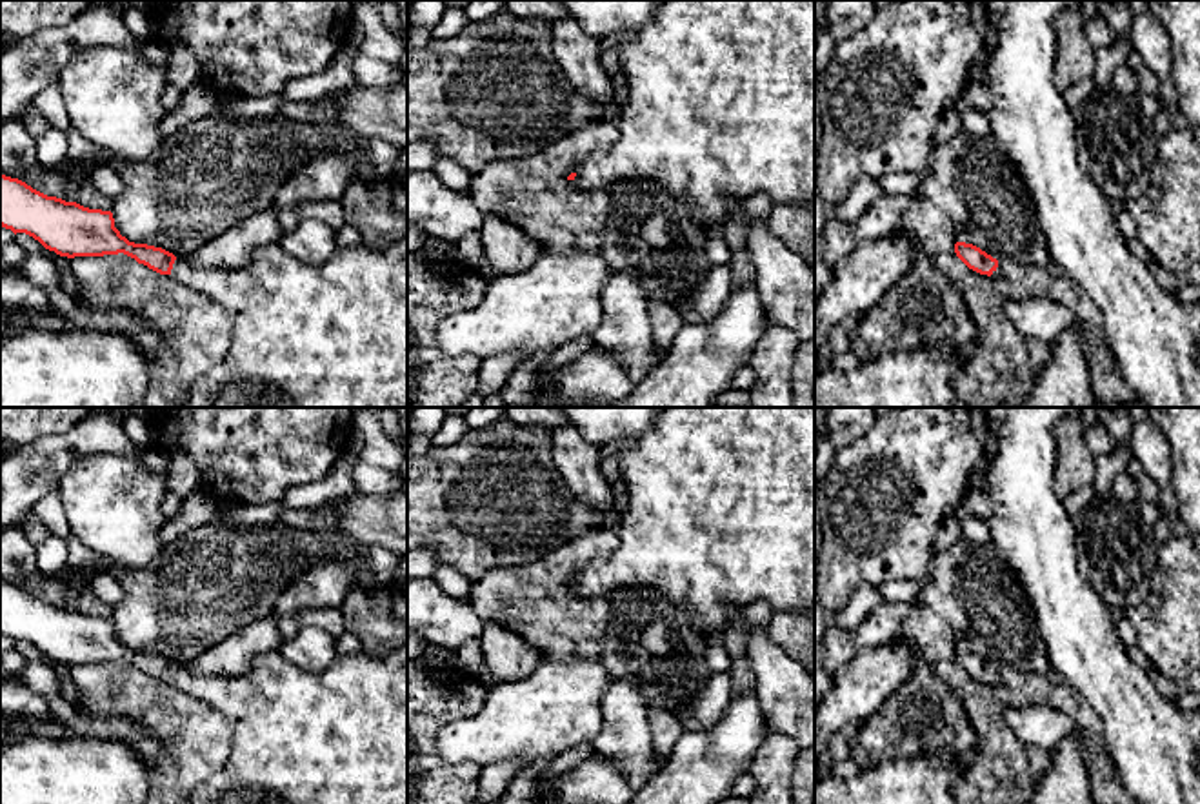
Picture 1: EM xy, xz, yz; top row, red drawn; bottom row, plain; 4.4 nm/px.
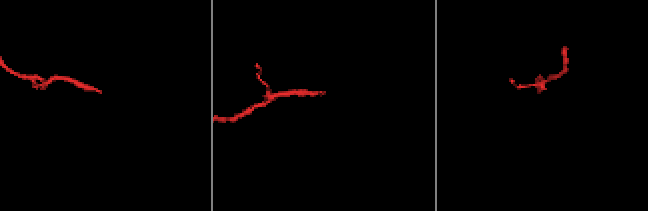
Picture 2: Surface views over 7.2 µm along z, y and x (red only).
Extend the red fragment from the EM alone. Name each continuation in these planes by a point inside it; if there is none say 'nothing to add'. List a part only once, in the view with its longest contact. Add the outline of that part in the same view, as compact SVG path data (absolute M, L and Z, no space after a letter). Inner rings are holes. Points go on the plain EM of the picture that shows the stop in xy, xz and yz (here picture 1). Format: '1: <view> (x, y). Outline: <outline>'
1: xy (337, 737). Outline: M407 648L387 657L362 649L336 655L322 673L305 673L267 651L244 675L196 675L176 666L171 684L211 704L231 726L225 766L193 789L189 804L407 804Z

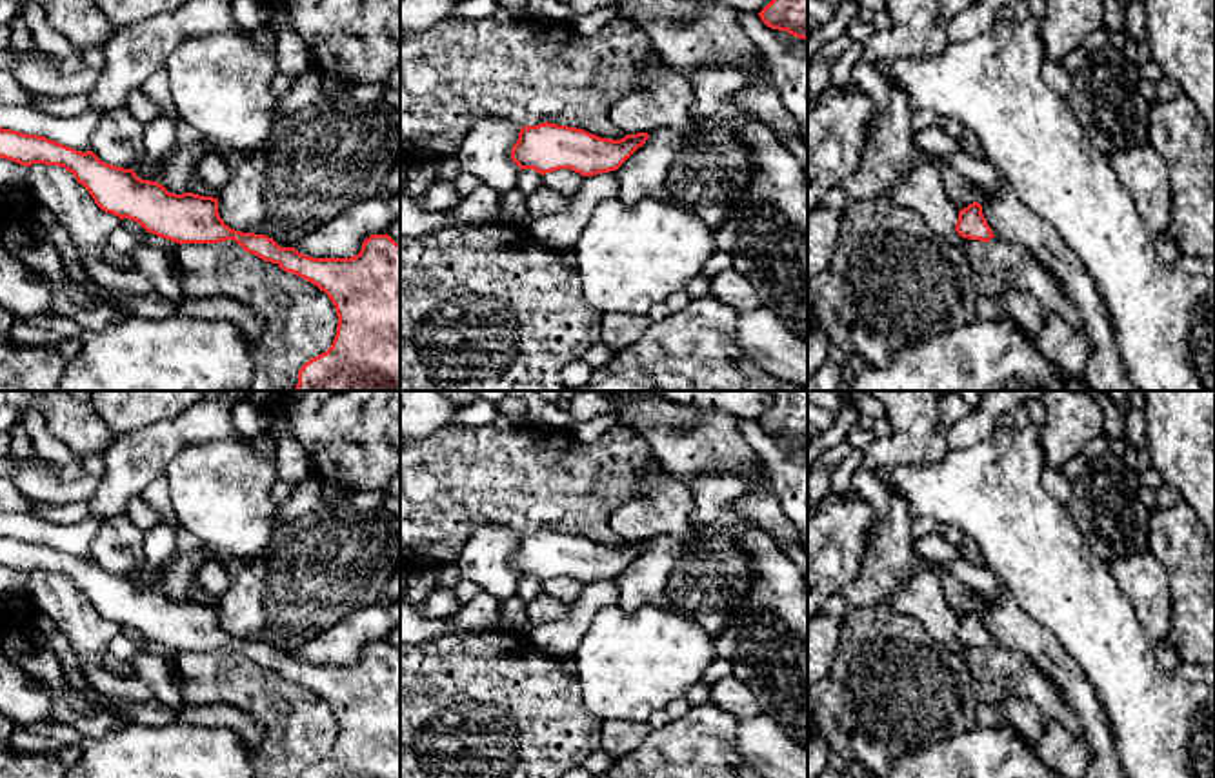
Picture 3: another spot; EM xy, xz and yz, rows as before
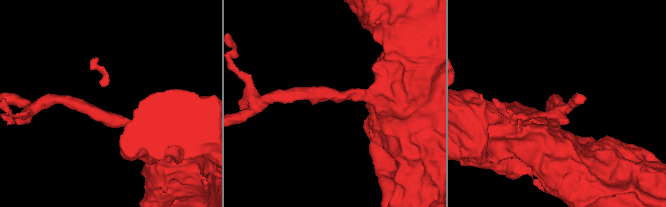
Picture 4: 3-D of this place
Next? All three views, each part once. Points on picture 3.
nothing to add

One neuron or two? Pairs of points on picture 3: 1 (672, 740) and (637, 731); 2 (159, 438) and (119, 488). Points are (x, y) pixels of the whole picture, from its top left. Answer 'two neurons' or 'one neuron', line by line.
1: two neurons
2: one neuron

